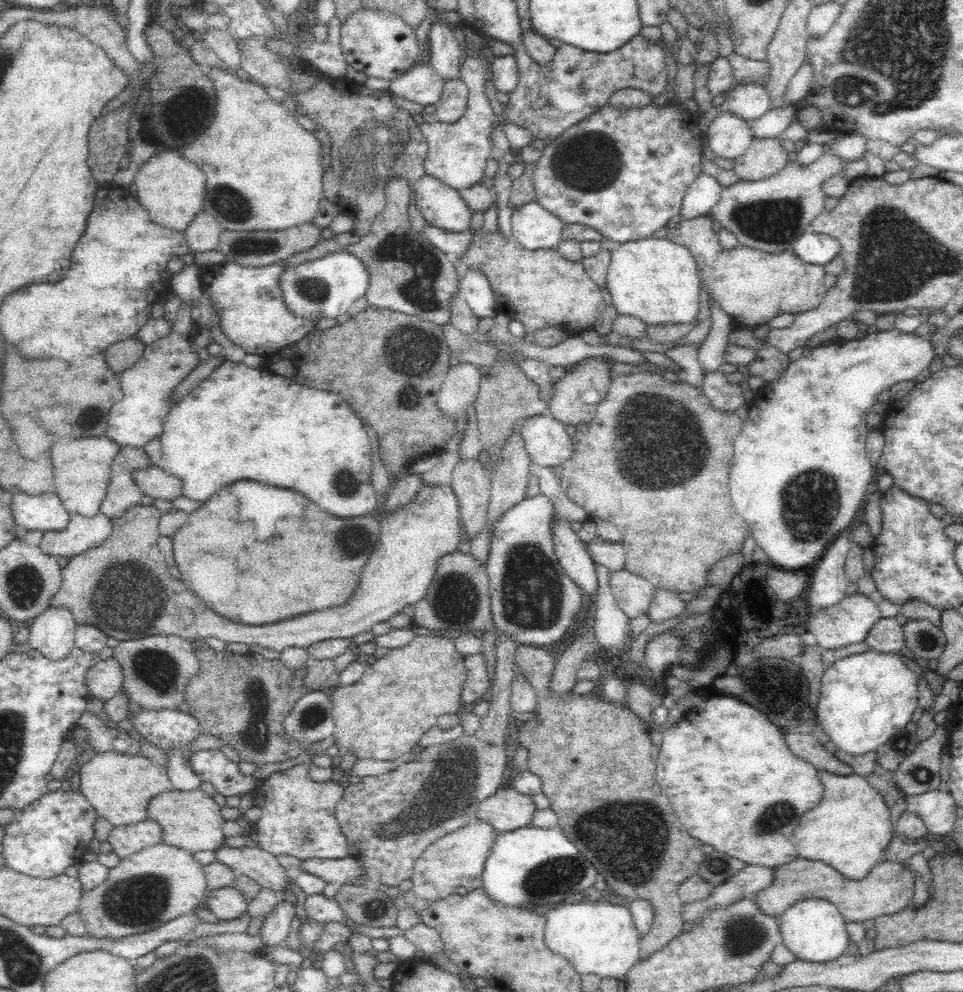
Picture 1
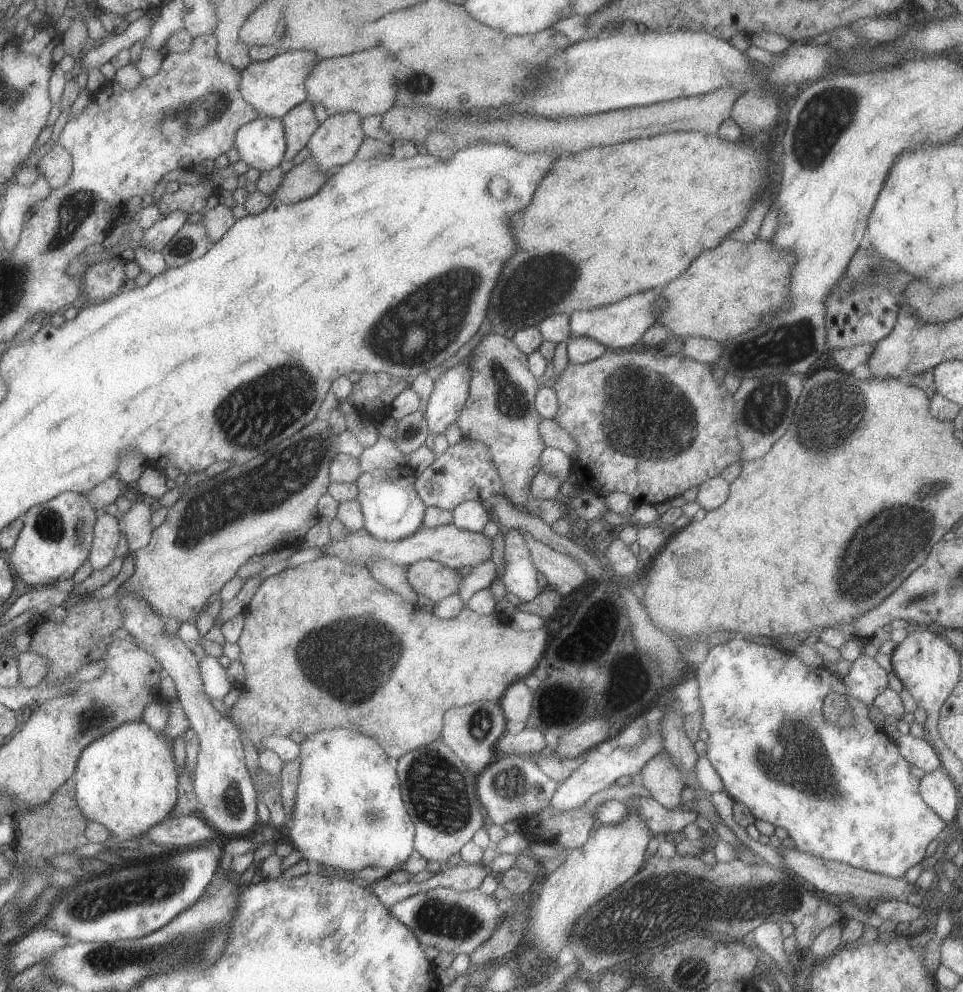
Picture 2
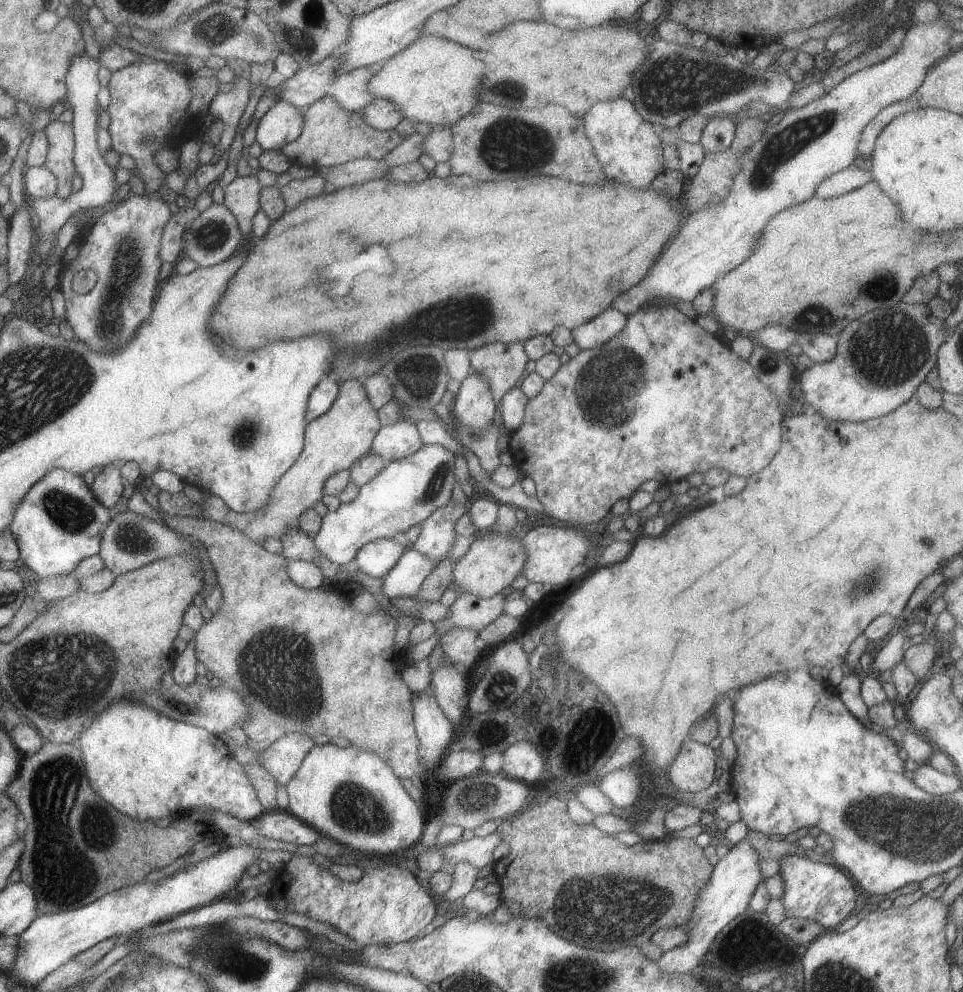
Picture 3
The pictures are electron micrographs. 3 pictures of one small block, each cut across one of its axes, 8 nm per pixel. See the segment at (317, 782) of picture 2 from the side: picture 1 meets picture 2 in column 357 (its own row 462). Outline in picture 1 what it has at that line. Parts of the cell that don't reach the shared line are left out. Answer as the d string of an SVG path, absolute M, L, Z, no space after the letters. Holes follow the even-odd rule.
M873 328L859 340L840 339L837 342L805 350L804 355L788 364L788 368L776 380L766 382L763 387L754 392L753 399L748 405L748 417L742 425L743 429L733 442L733 459L728 478L730 478L730 496L734 502L734 508L748 523L753 538L768 555L771 566L790 571L798 571L798 568L802 568L802 566L813 566L827 550L827 546L838 536L838 533L850 526L850 522L854 520L856 512L862 506L862 500L867 496L866 486L875 482L872 476L872 464L866 452L865 438L869 431L865 415L873 410L873 405L877 402L876 398L880 392L890 389L894 383L914 380L936 358L937 352L935 352L930 336L901 333L896 328L886 331L878 331Z

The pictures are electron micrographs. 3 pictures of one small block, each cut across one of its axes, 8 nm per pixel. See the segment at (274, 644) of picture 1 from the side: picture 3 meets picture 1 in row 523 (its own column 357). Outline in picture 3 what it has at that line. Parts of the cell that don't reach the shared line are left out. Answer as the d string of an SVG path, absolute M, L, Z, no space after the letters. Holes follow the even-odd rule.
M325 96L310 105L304 116L302 134L282 148L282 152L291 160L292 164L300 167L317 169L324 166L330 168L346 164L354 159L371 158L382 160L386 154L392 152L398 144L402 144L407 136L397 130L378 130L366 124L360 112L348 111L332 98ZM358 379L339 381L338 398L330 406L330 410L311 420L305 428L305 438L302 454L288 469L288 472L276 482L270 500L264 508L247 513L234 512L221 498L210 495L202 502L202 519L222 522L236 528L256 543L262 543L266 538L279 538L292 526L299 526L302 512L314 508L314 504L323 500L324 482L334 472L350 469L363 456L369 455L373 448L373 440L382 424L374 410L364 384Z

